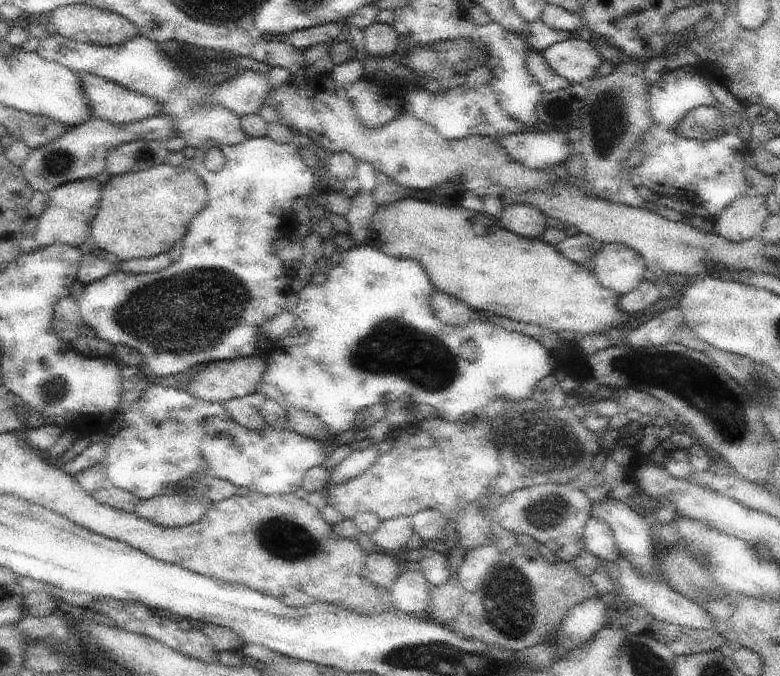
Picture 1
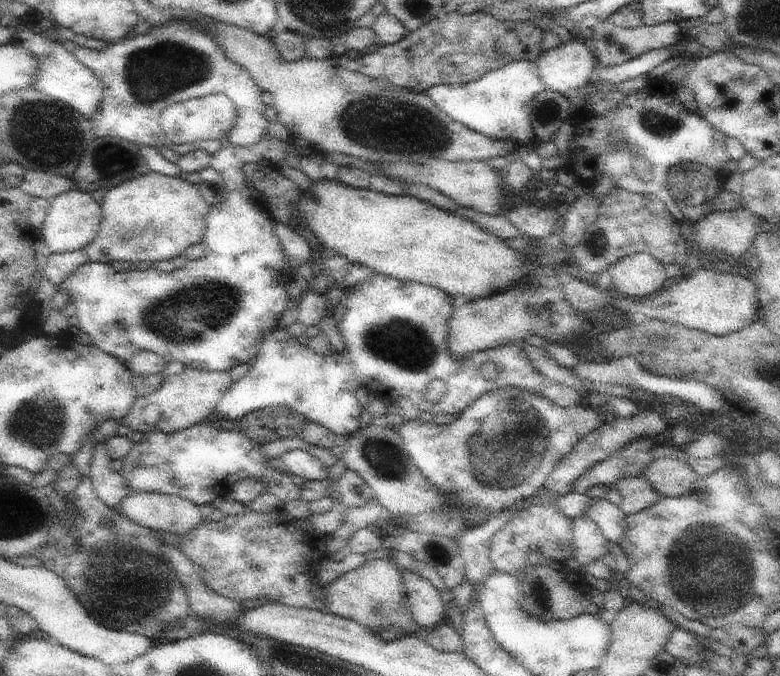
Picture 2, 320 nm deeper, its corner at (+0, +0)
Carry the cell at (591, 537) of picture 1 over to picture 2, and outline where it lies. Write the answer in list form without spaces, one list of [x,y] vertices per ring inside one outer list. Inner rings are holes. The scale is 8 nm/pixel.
[[[582,515],[573,519],[573,557],[578,560],[580,566],[585,568],[595,560],[602,559],[607,551],[607,540],[604,538],[602,531],[598,525],[586,515]]]

